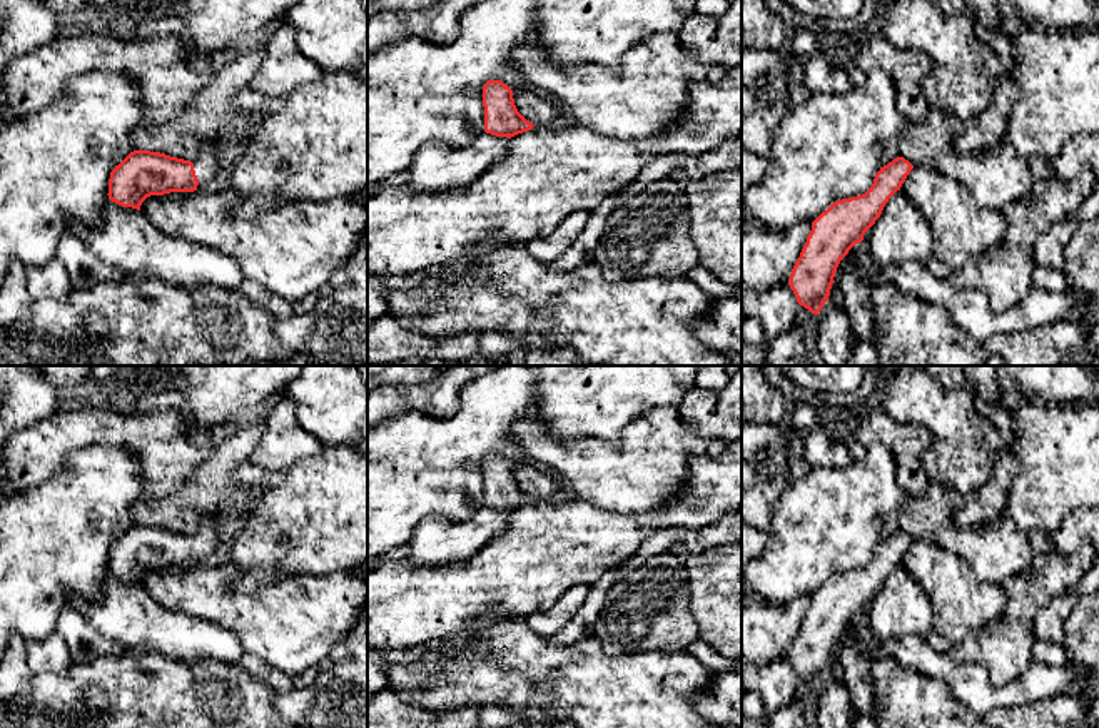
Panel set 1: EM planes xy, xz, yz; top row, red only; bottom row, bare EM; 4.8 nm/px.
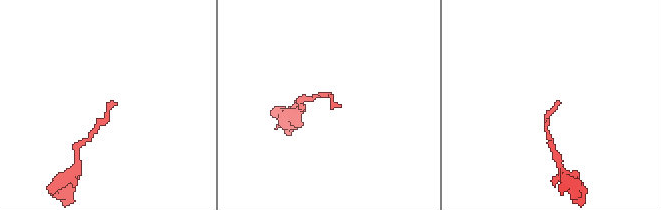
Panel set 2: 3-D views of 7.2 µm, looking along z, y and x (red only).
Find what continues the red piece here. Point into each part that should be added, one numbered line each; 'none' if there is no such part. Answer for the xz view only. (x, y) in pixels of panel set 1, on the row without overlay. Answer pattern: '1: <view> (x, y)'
none

